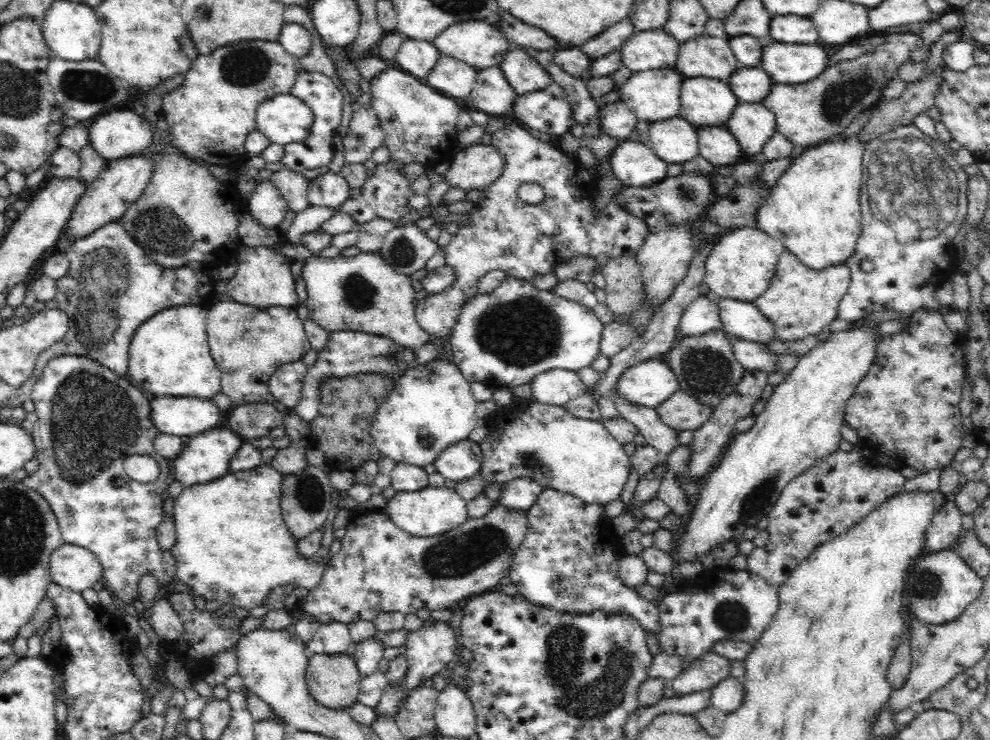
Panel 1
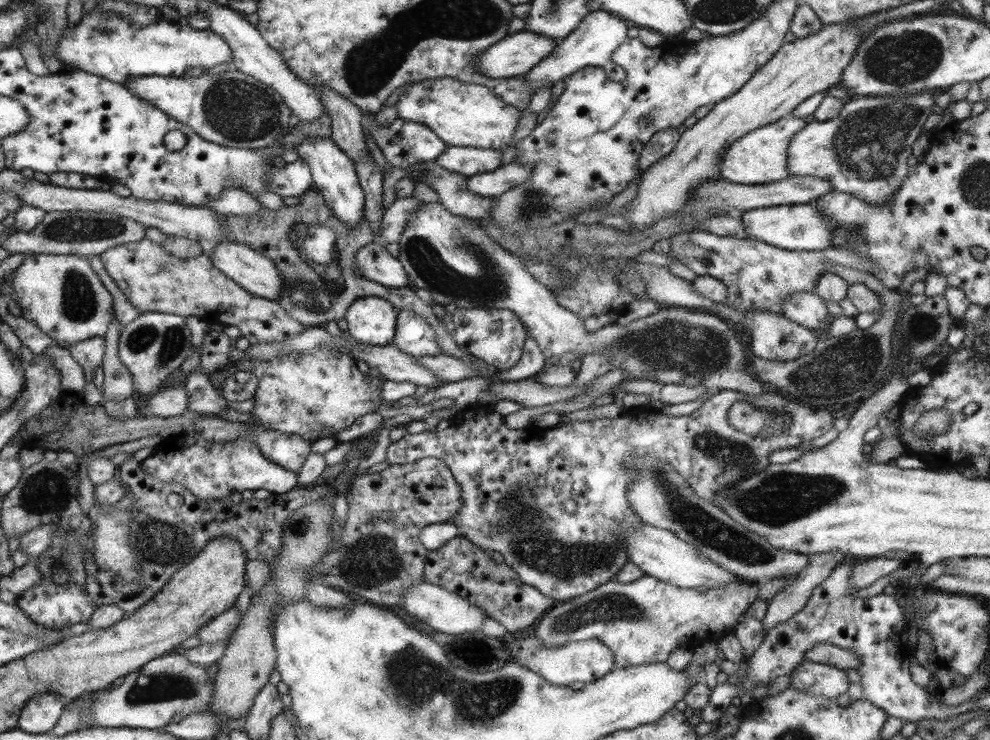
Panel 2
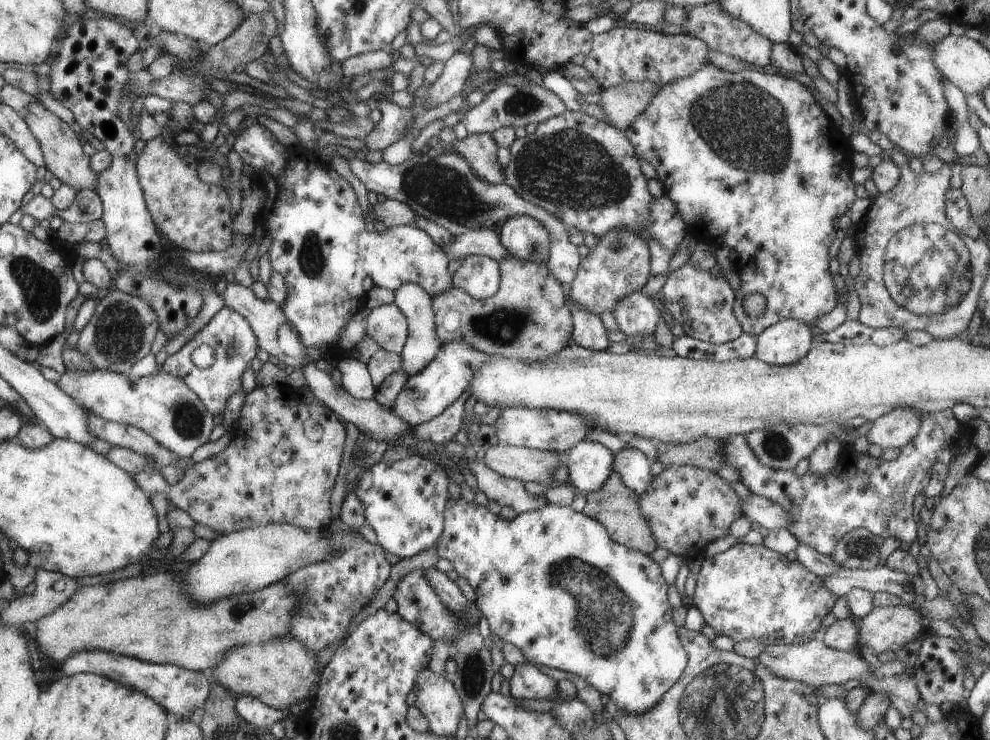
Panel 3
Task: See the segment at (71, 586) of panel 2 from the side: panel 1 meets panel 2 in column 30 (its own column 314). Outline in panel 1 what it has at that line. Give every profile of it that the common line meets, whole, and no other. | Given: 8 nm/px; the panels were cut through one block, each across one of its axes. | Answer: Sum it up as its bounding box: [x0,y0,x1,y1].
[298,504,528,626]

